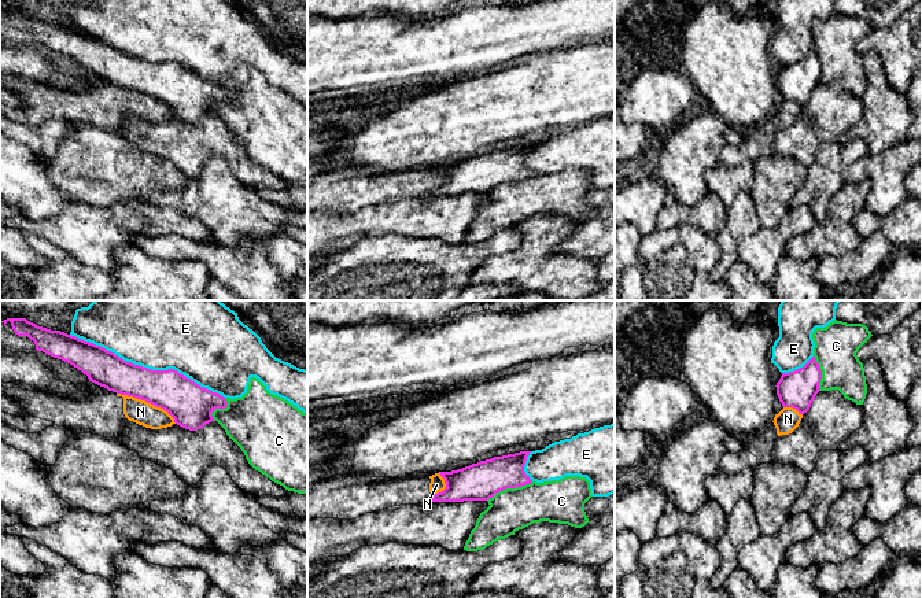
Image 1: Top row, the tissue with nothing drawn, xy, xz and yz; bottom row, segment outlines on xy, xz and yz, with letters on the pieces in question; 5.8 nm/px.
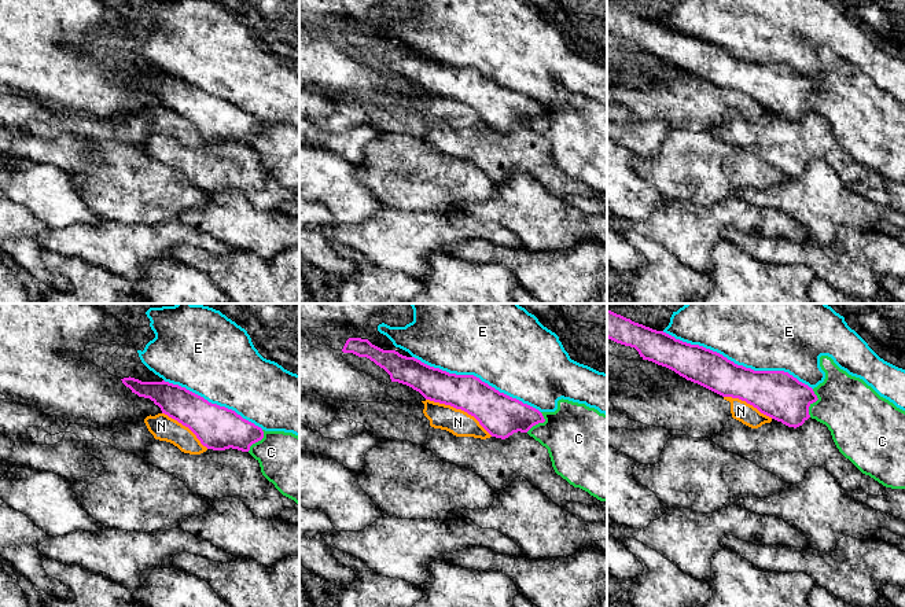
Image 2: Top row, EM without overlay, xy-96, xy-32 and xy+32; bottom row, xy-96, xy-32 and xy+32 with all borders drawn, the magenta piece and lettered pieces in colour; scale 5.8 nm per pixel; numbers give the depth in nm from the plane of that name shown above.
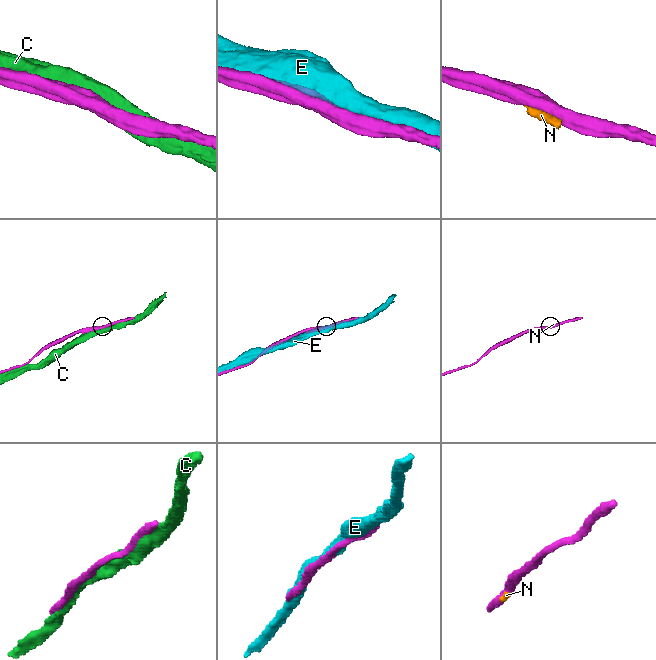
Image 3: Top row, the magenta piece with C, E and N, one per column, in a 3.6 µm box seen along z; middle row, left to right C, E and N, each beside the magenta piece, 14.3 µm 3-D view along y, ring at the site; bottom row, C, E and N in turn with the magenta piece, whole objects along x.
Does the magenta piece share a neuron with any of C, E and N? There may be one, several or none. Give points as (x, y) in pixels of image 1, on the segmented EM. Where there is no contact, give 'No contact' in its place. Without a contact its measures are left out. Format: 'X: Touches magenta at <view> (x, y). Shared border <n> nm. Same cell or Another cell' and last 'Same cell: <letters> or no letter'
C: Touches magenta at xz (509, 487). Shared border 300 nm. Another cell
E: Touches magenta at xy (147, 368). Shared border 1000 nm. Another cell
N: Touches magenta at xy (147, 401). Shared border 400 nm. Another cell
Same cell: no letter

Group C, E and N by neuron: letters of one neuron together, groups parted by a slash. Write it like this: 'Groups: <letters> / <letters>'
Groups: C / E / N

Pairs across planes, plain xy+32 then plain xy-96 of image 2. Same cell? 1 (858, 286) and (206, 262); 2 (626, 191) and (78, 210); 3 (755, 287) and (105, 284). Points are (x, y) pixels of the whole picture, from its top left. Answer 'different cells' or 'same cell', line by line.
1: same cell
2: same cell
3: different cells

